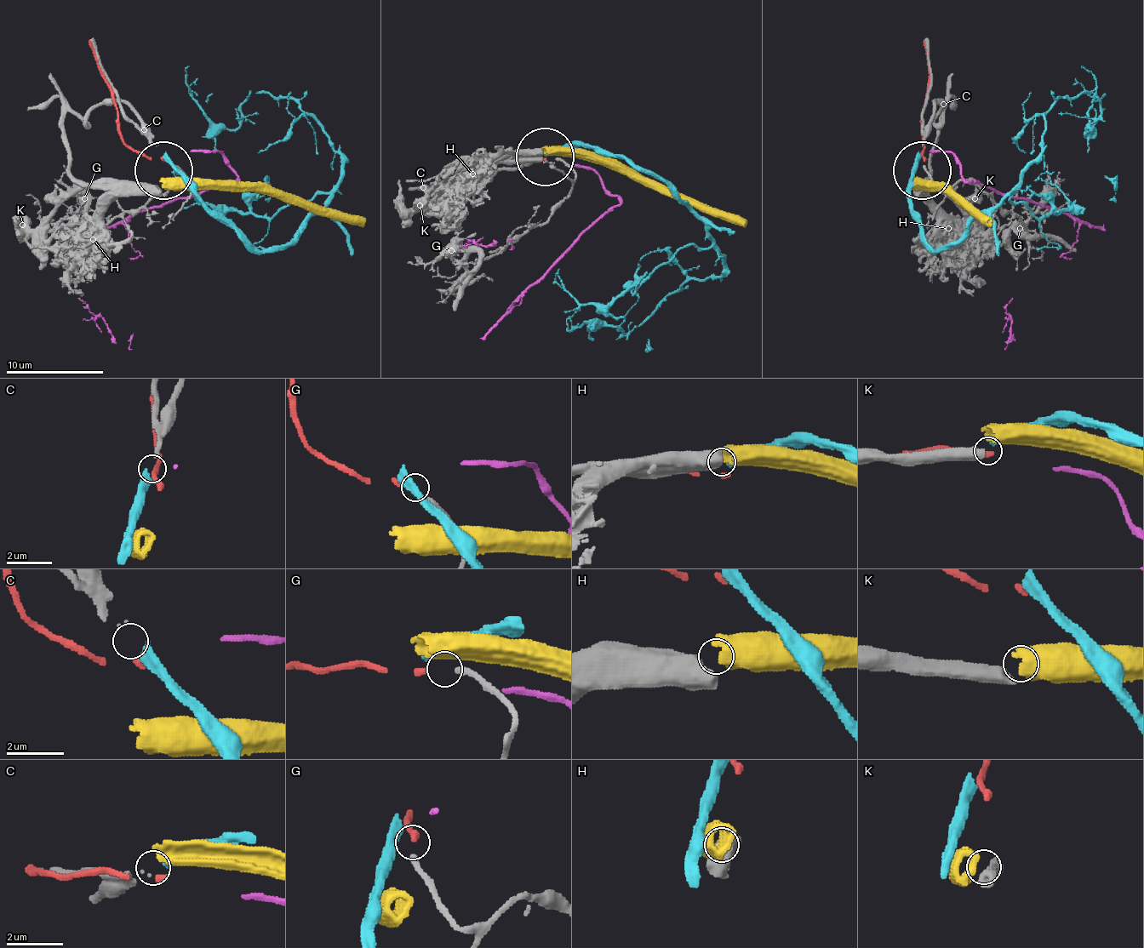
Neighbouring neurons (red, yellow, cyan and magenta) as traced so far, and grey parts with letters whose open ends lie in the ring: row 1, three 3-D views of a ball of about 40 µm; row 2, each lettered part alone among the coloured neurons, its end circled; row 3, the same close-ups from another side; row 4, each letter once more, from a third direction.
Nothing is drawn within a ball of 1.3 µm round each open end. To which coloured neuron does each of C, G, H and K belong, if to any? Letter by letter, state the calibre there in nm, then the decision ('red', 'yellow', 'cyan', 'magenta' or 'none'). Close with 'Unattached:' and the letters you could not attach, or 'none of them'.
C: 140 nm thick; cyan
G: 220 nm thick; red
H: 600 nm thick; yellow
K: 550 nm thick; none
Unattached: K

